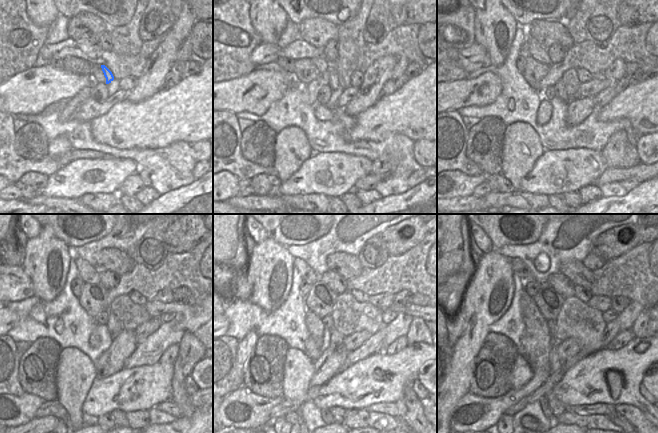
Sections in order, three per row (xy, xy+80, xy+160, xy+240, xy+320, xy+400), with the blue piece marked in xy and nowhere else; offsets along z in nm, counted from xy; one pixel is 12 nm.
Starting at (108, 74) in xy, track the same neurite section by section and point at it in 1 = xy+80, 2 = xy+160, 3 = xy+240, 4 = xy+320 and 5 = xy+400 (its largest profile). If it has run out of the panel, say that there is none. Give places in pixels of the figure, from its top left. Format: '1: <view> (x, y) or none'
1: xy+80 (334, 79)
2: xy+160 (560, 87)
3: xy+240 (114, 327)
4: xy+320 (337, 338)
5: xy+400 (557, 364)

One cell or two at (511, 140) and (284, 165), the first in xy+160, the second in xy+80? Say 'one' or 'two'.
one

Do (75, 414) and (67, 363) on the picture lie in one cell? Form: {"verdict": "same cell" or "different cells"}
{"verdict": "same cell"}

